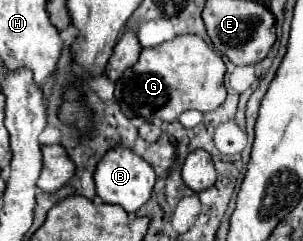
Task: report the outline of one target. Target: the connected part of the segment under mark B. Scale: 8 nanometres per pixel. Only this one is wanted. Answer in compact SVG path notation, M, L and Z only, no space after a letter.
M114 146L98 162L94 180L96 180L96 194L106 204L118 204L126 212L136 212L150 198L156 174L152 170L152 166L146 160L142 160L134 150L130 150L126 146Z

